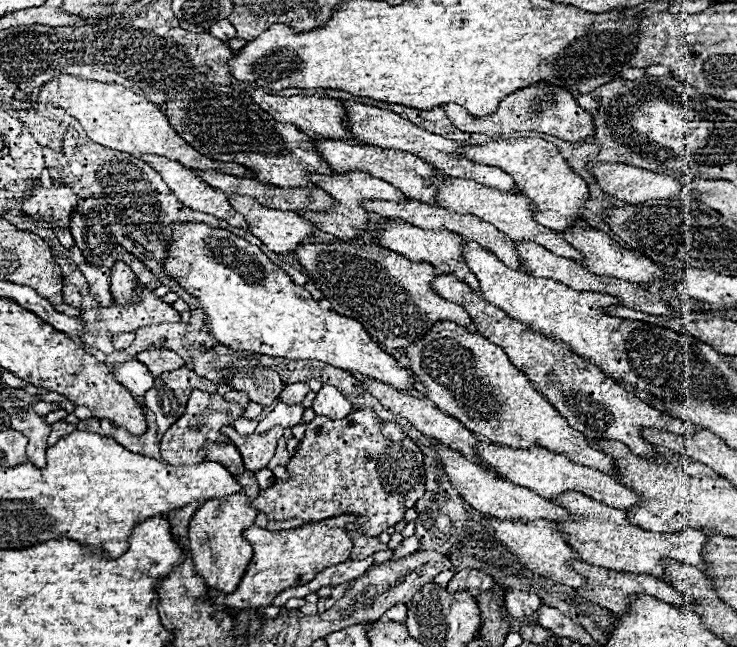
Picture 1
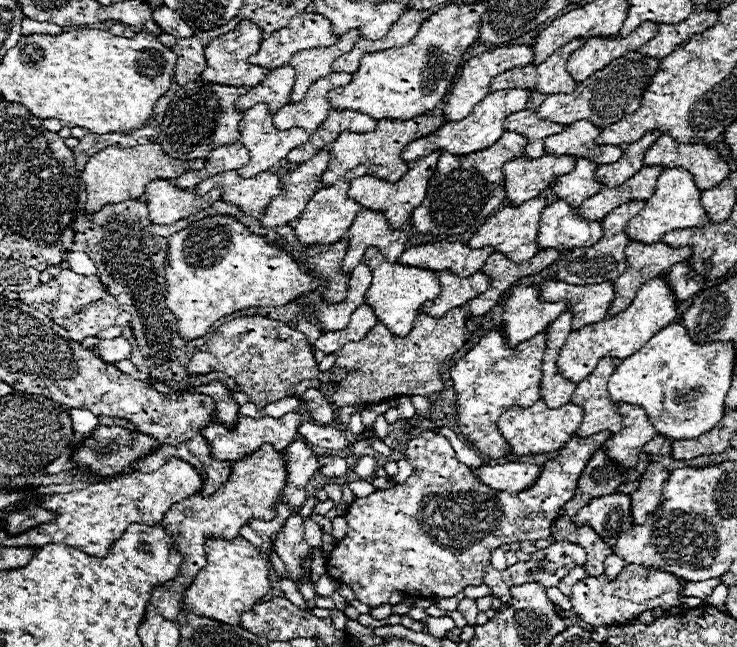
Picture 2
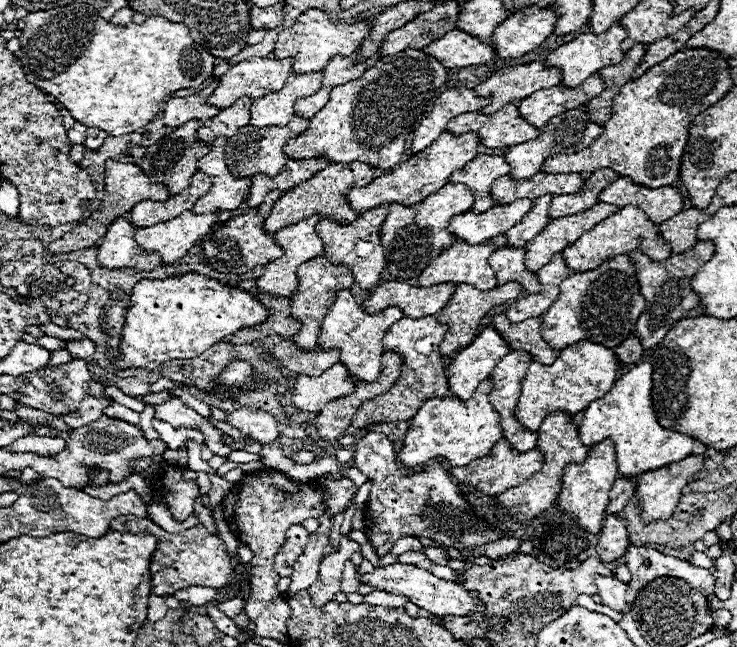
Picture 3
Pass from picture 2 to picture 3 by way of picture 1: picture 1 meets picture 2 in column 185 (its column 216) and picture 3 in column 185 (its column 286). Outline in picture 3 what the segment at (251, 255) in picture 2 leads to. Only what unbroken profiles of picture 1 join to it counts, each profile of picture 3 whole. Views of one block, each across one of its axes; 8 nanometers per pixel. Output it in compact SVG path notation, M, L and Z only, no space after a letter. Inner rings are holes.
M184 274L166 280L142 280L130 294L126 322L120 336L120 354L114 368L146 368L152 372L168 360L200 356L226 336L256 326L268 318L268 310L244 290L230 288L202 274Z

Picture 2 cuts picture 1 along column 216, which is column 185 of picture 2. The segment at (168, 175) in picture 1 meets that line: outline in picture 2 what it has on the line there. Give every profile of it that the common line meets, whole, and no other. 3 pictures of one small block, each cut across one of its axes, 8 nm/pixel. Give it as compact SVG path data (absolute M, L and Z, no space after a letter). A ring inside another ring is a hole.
M154 180L144 192L148 204L148 218L154 224L174 224L182 218L198 214L220 200L220 190L210 190L204 196L196 196L194 190L180 190L172 180Z

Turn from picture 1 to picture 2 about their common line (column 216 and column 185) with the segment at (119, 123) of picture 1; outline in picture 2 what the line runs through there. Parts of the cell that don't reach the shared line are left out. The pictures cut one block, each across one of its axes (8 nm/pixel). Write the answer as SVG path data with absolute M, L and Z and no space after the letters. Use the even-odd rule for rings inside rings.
M140 144L134 148L116 148L108 146L94 154L90 162L86 162L86 168L82 172L82 178L86 182L86 214L100 212L106 204L120 204L126 200L138 200L144 194L144 188L148 182L164 178L176 178L176 174L184 174L184 170L200 170L204 168L204 158L198 160L174 160L158 144Z

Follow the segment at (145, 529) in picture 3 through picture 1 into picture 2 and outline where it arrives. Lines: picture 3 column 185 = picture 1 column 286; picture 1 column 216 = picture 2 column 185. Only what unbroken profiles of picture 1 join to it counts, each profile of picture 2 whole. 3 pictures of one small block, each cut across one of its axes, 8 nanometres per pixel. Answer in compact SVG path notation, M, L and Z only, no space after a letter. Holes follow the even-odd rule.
M236 536L234 540L206 538L204 546L208 556L208 566L200 570L194 584L184 592L182 602L184 606L188 606L186 610L196 612L198 616L238 626L240 616L248 612L258 600L262 600L262 596L266 596L270 590L268 558L260 554L242 536Z

